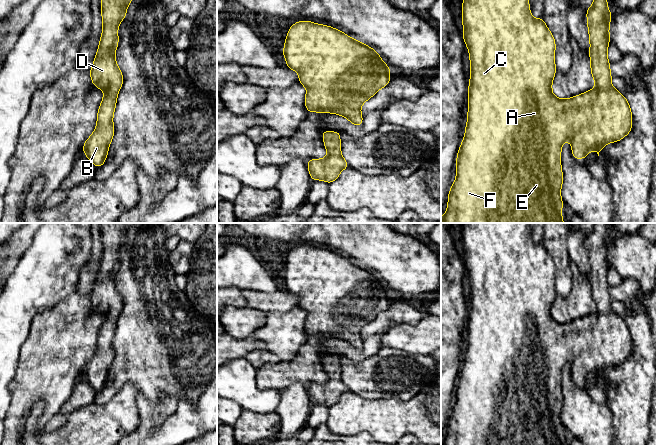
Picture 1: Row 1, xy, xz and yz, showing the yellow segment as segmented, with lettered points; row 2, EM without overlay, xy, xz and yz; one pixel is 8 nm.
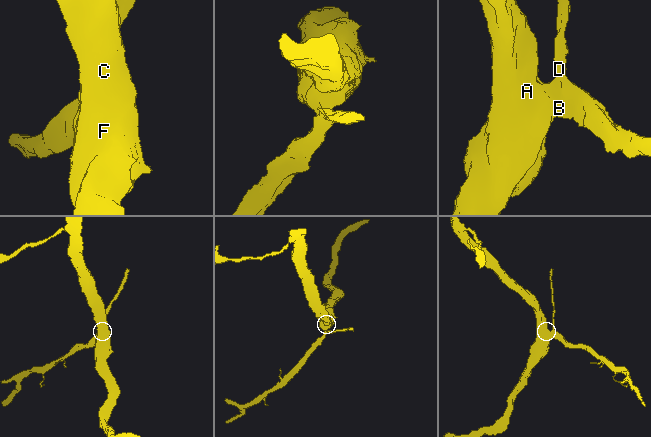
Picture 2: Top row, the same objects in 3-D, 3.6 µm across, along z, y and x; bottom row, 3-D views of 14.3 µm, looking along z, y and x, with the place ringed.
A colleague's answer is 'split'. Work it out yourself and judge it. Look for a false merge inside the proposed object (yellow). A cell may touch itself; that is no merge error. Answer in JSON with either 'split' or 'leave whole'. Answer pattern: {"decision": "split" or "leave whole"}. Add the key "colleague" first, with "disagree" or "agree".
{"colleague": "disagree", "decision": "leave whole"}

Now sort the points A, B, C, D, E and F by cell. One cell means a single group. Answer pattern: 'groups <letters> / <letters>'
groups A B C D E F

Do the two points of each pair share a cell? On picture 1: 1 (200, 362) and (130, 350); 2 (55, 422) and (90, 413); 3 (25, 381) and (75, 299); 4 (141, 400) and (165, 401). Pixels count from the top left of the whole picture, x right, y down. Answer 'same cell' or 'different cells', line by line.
1: same cell
2: different cells
3: same cell
4: same cell

